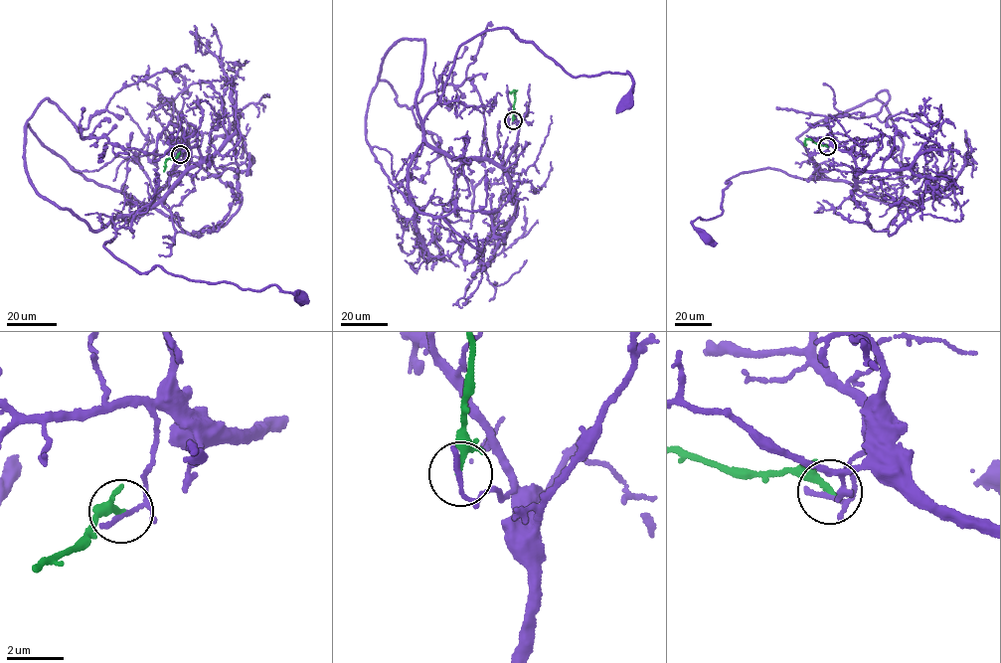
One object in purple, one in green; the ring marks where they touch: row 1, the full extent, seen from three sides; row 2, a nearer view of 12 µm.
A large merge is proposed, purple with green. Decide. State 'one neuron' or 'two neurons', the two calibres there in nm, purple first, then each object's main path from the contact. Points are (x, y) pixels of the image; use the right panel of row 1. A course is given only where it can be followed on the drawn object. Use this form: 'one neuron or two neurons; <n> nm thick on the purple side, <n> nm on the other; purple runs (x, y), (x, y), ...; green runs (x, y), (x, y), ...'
two neurons; 190 nm thick on the purple side, 240 nm on the other; purple runs (827, 146), (852, 156), (856, 187), (770, 168), (745, 172), (726, 182), (721, 214), (692, 223), (706, 238); green runs (827, 146), (808, 138), (806, 144)

